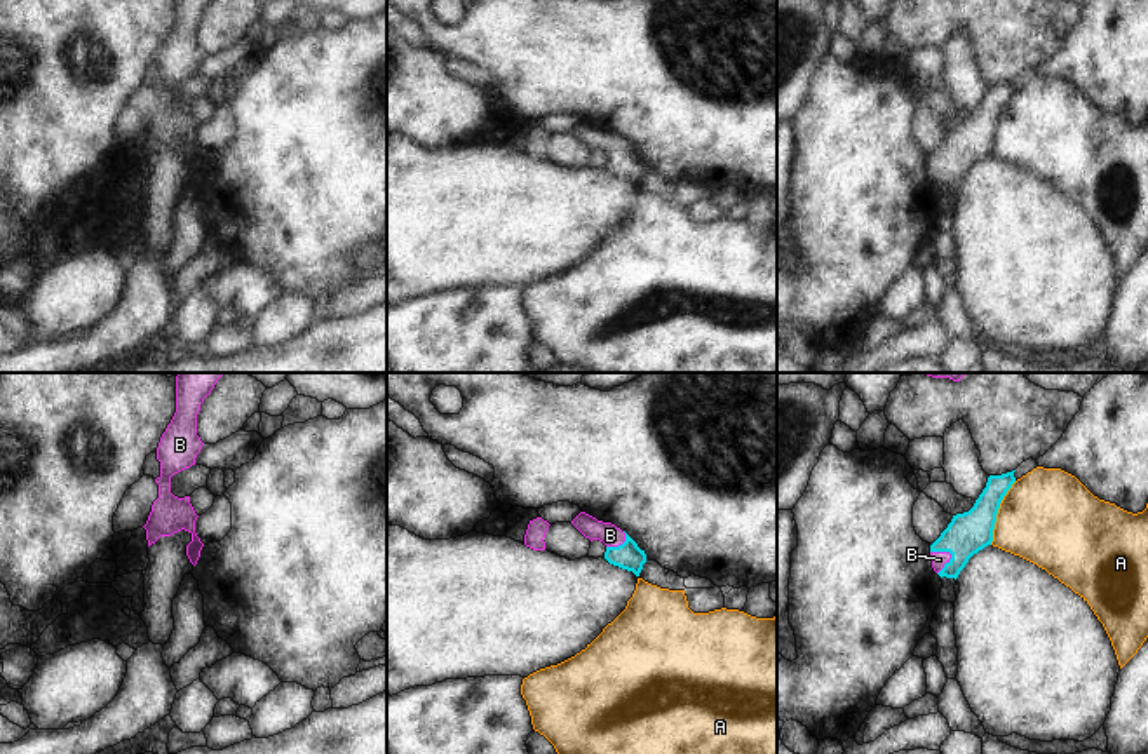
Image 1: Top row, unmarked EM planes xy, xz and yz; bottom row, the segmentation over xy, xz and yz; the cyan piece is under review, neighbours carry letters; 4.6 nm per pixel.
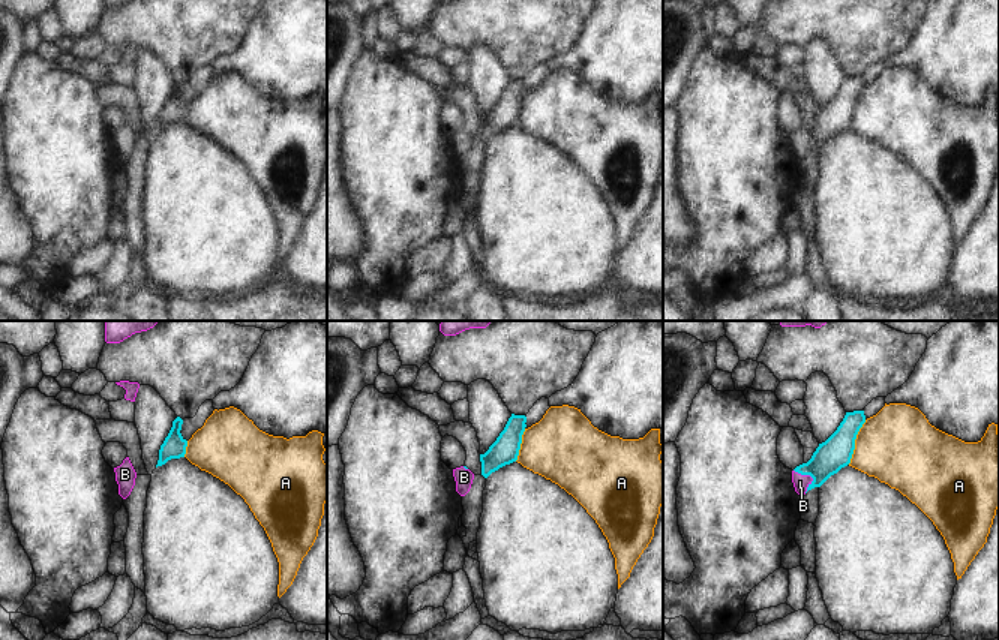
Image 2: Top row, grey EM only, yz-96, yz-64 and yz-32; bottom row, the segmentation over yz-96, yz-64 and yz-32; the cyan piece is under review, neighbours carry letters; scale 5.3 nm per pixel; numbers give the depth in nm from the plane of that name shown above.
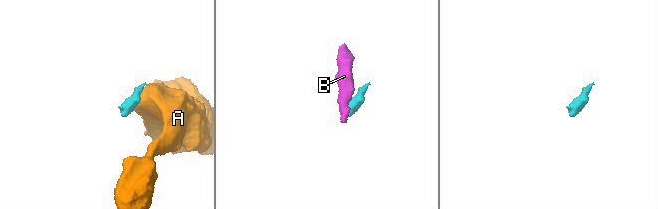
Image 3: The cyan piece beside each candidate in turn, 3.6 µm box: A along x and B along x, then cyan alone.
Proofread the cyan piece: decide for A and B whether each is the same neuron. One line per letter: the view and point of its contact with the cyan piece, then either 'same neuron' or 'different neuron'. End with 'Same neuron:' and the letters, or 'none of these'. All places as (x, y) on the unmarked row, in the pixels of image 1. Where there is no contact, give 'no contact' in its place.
A: yz (997, 122) | different neuron
B: yz (946, 173) | same neuron
Same neuron: B

